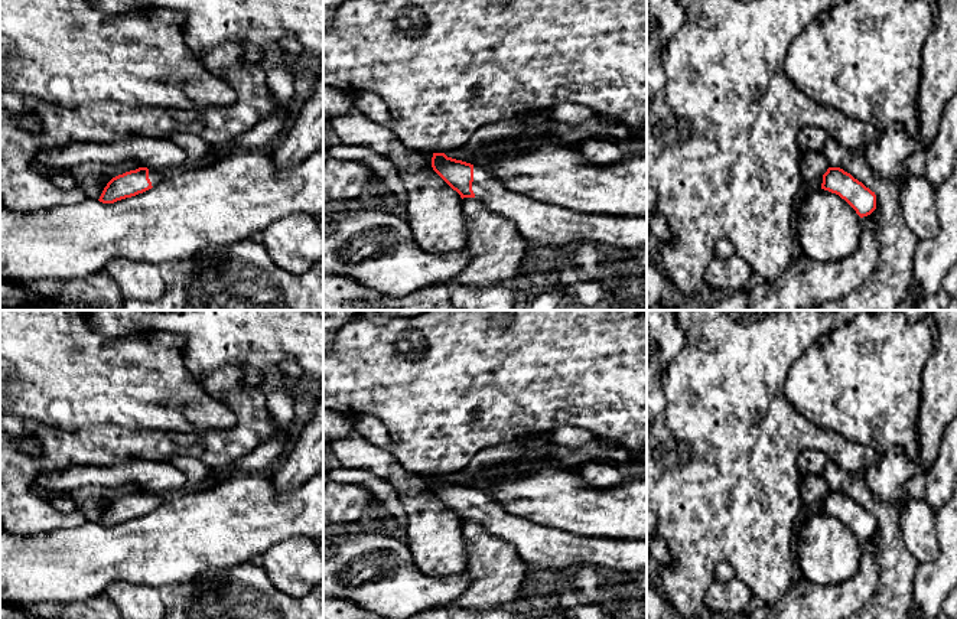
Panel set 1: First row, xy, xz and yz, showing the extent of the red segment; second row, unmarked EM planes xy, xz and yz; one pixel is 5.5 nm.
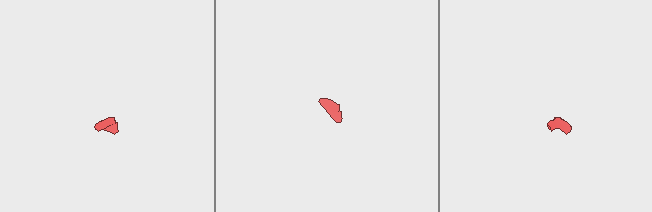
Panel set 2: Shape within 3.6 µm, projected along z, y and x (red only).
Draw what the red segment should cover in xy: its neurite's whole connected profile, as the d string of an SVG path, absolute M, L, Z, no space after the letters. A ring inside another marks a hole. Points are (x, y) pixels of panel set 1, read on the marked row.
M139 167L113 177L104 188L100 202L114 203L117 201L136 196L157 186L167 175L159 170Z

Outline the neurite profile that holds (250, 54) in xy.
M241 43L240 61L250 65L266 65L268 66L271 61L276 58L276 49L263 48L253 43Z

